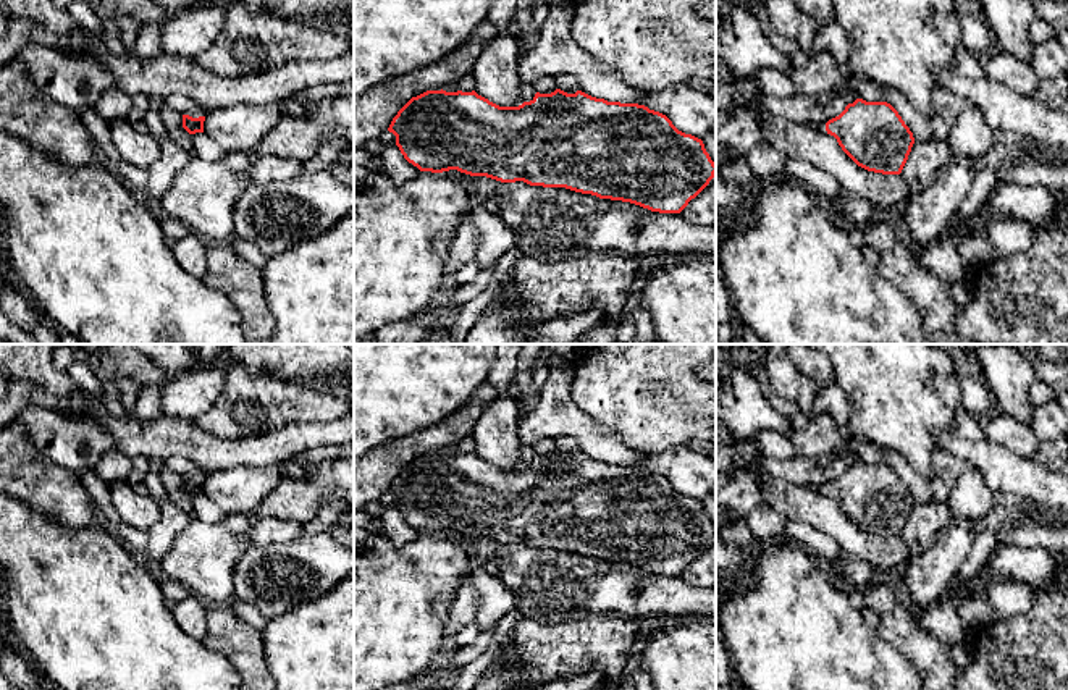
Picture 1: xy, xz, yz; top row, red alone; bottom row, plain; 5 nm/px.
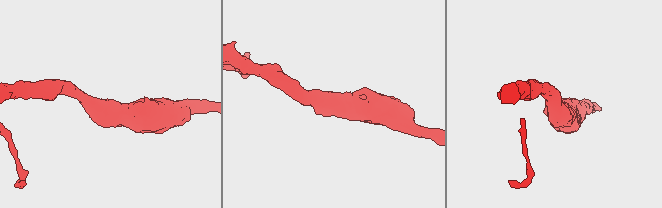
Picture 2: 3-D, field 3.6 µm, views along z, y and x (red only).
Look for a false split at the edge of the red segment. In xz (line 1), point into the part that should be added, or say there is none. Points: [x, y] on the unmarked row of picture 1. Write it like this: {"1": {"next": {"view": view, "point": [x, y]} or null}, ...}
{"1": {"next": null}}

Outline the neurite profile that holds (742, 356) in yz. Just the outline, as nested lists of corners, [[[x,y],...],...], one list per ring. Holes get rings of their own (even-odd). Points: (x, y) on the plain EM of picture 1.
[[[716,344],[716,364],[751,370],[758,364],[766,364],[769,346],[771,344]]]

